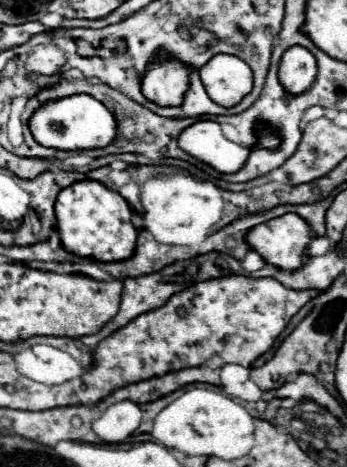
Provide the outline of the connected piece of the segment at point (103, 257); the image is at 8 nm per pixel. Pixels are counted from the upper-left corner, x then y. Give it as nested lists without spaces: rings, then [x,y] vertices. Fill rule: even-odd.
[[[80,180],[64,188],[56,198],[56,228],[62,246],[78,256],[90,256],[100,262],[126,260],[136,248],[136,228],[132,226],[132,210],[128,202],[114,190],[96,180]]]

